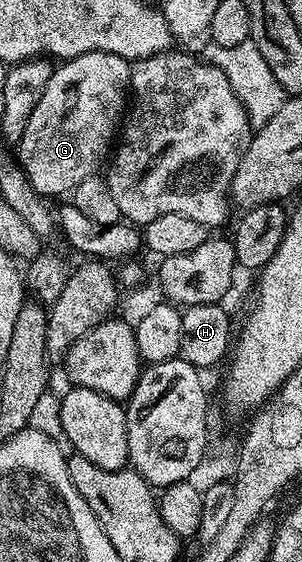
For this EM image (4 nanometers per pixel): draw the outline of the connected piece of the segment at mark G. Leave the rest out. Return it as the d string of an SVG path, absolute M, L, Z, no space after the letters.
M97 51L68 58L52 70L49 83L46 84L37 107L33 109L32 118L17 146L17 160L36 193L46 197L70 194L85 179L94 176L102 168L111 151L110 138L114 133L116 136L127 107L131 66L123 56Z

